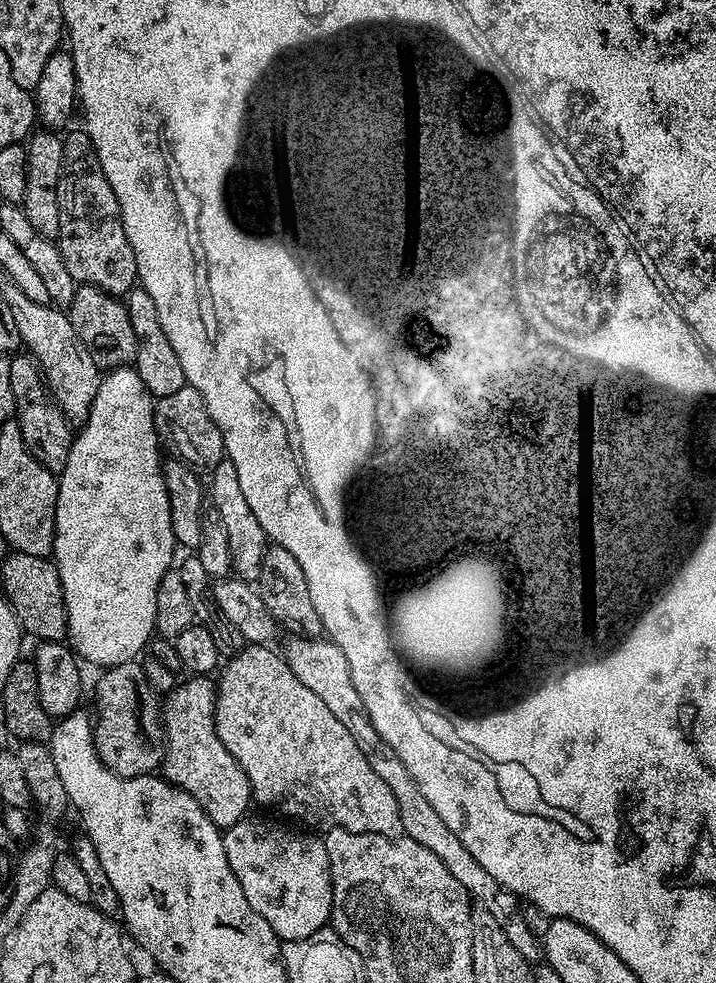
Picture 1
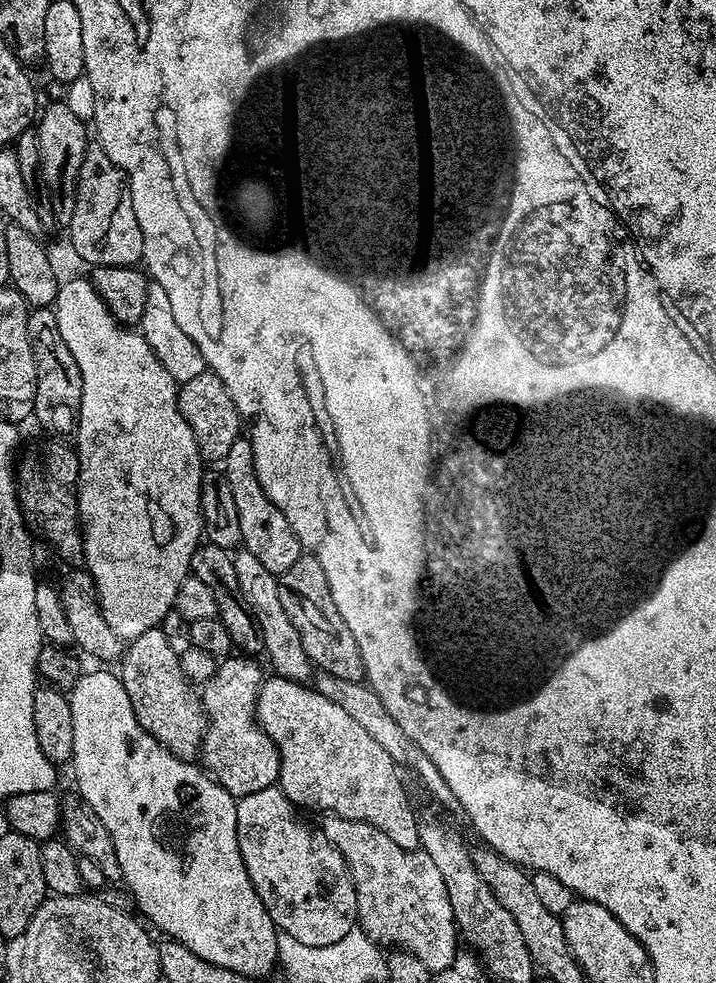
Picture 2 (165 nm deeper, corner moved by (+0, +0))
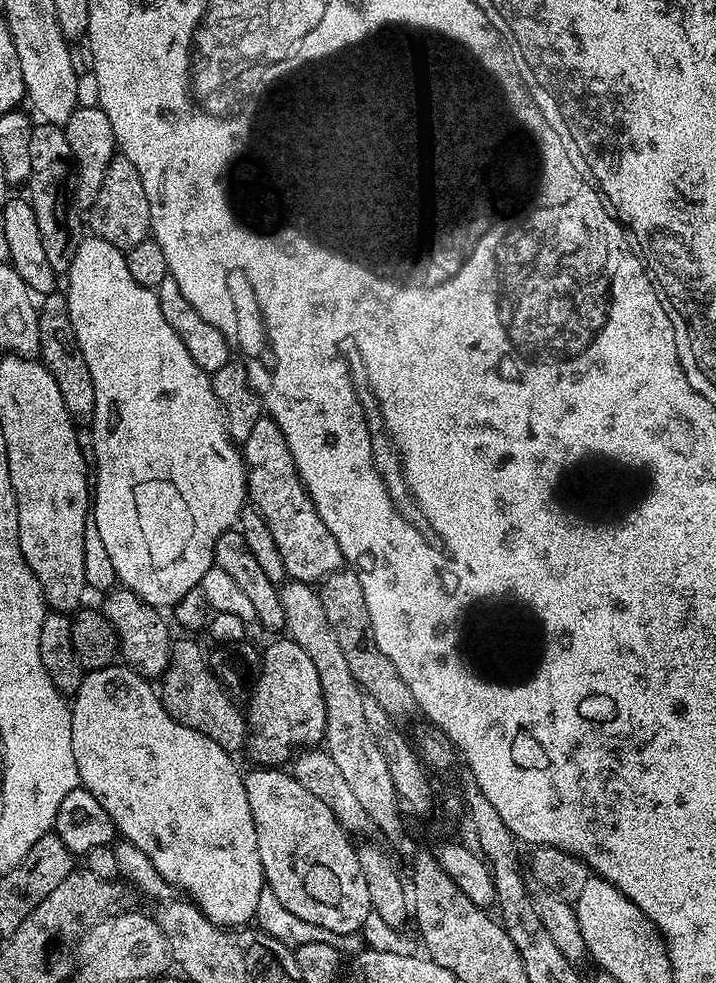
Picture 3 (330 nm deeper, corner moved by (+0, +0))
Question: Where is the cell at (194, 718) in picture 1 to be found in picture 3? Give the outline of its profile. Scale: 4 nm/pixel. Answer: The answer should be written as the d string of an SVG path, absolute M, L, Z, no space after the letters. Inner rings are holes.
M291 638L273 640L276 641L264 652L256 685L252 688L253 696L246 707L246 752L256 759L257 765L265 768L287 765L298 750L319 745L326 730L325 702L321 696L317 667L306 650L302 650L302 646L295 644Z

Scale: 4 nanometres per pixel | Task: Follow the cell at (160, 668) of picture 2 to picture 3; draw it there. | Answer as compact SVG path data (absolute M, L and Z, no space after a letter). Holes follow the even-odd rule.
M184 638L188 640L180 640L177 639L175 643L172 645L172 658L168 661L168 668L165 670L164 675L159 677L158 680L158 691L160 694L160 701L162 702L162 706L164 709L172 715L178 722L182 722L182 726L190 726L190 730L198 730L198 734L206 734L206 738L210 738L214 742L218 742L218 746L222 746L222 750L226 750L227 752L231 752L233 754L239 753L238 750L240 748L243 749L245 747L247 738L248 738L248 722L243 711L240 712L236 709L236 704L231 700L229 689L225 688L223 684L220 683L219 680L216 679L216 675L212 673L210 667L209 657L206 655L206 652L203 652L202 649L199 648L198 645L195 644L195 639L192 638Z

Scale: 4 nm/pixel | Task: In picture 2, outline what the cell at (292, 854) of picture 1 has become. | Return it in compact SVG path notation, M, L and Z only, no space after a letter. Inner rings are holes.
M279 786L239 797L238 850L250 882L280 932L306 946L331 946L357 927L356 891L342 854L315 827L308 828Z

